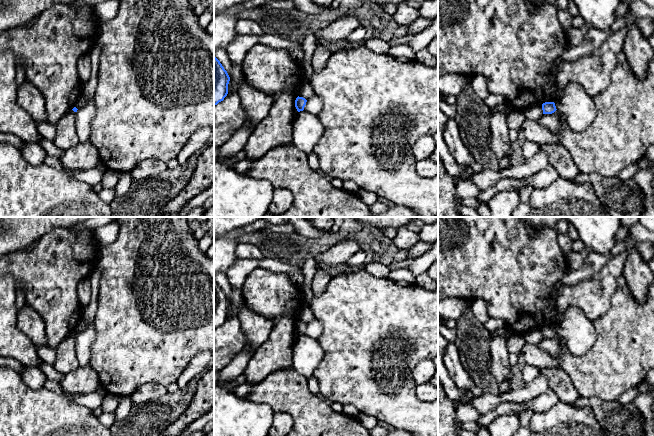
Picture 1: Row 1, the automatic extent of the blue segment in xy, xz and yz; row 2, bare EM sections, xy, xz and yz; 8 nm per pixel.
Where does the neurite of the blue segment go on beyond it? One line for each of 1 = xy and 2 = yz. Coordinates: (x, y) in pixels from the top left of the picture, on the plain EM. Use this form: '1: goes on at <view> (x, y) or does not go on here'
1: does not go on here
2: does not go on here

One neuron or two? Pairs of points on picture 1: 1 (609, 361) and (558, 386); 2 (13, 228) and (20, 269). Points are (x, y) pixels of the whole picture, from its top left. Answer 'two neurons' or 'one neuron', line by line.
1: two neurons
2: two neurons

